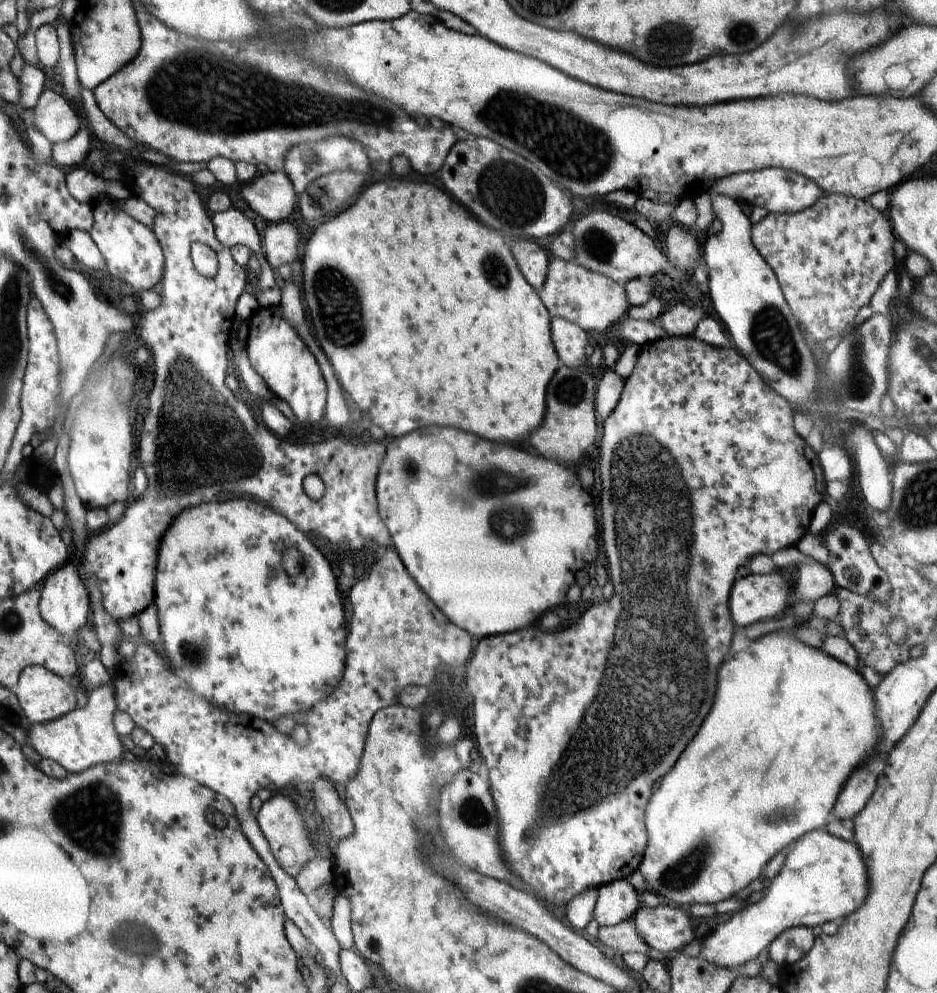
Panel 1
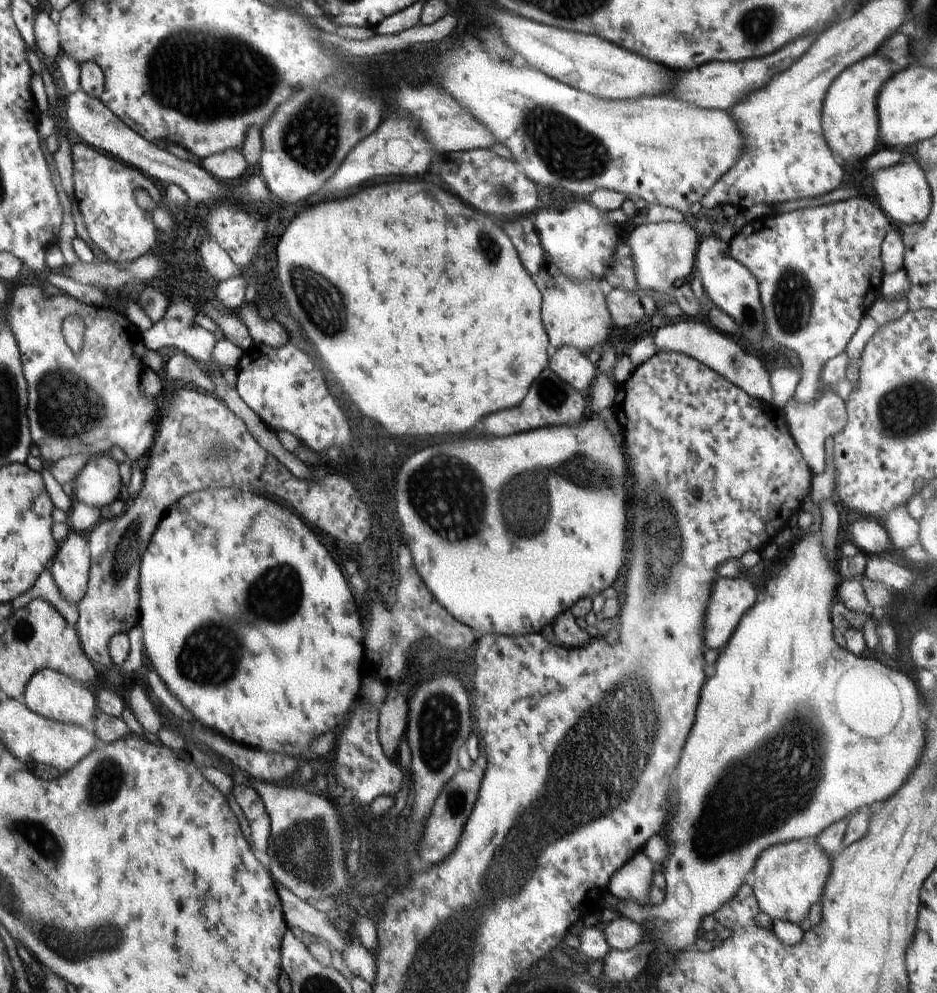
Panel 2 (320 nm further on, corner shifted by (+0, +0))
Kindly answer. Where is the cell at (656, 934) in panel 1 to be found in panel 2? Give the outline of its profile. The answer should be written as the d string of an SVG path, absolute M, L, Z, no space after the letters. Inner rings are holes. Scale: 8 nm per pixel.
M622 917L602 925L604 938L611 948L617 951L631 949L644 940L646 937L644 930L645 927L642 924Z

